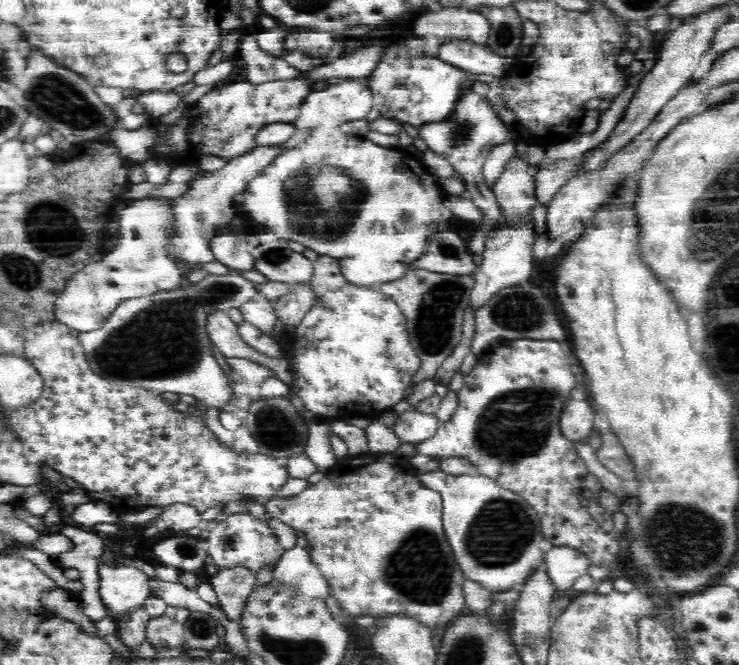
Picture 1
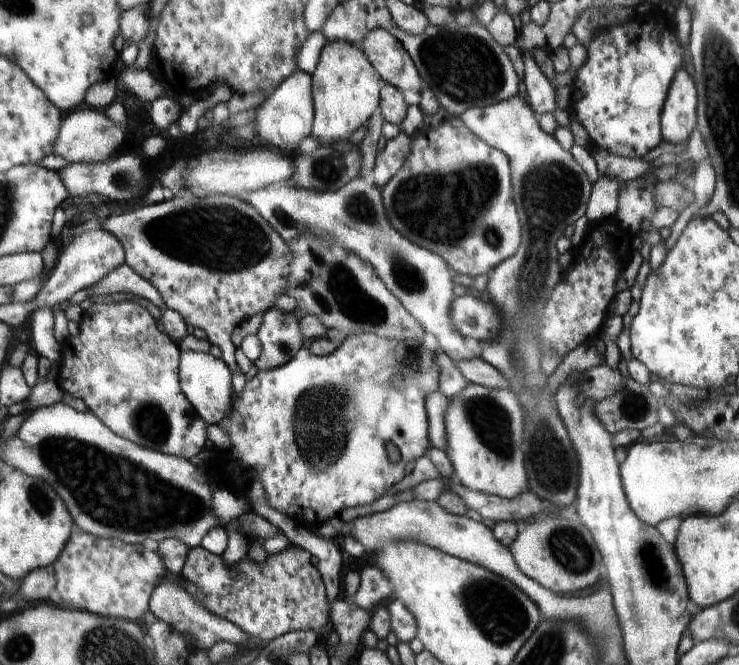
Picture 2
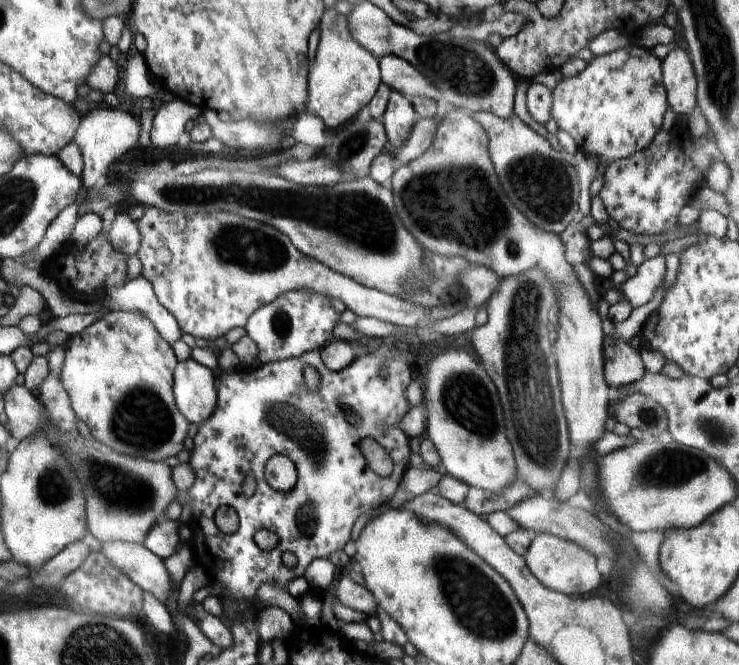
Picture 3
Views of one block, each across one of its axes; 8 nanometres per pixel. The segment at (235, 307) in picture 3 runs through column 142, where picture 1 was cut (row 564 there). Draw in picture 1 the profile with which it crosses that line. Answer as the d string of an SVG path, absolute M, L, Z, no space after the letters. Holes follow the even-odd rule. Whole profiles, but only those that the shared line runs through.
M249 512L230 513L221 516L217 520L216 527L205 540L205 546L209 553L209 568L211 572L222 570L222 568L245 566L257 575L262 570L264 564L269 564L272 569L276 567L280 556L284 554L285 550L274 535L272 527L268 527L270 526L268 518L267 514L264 515L264 518L256 518Z

